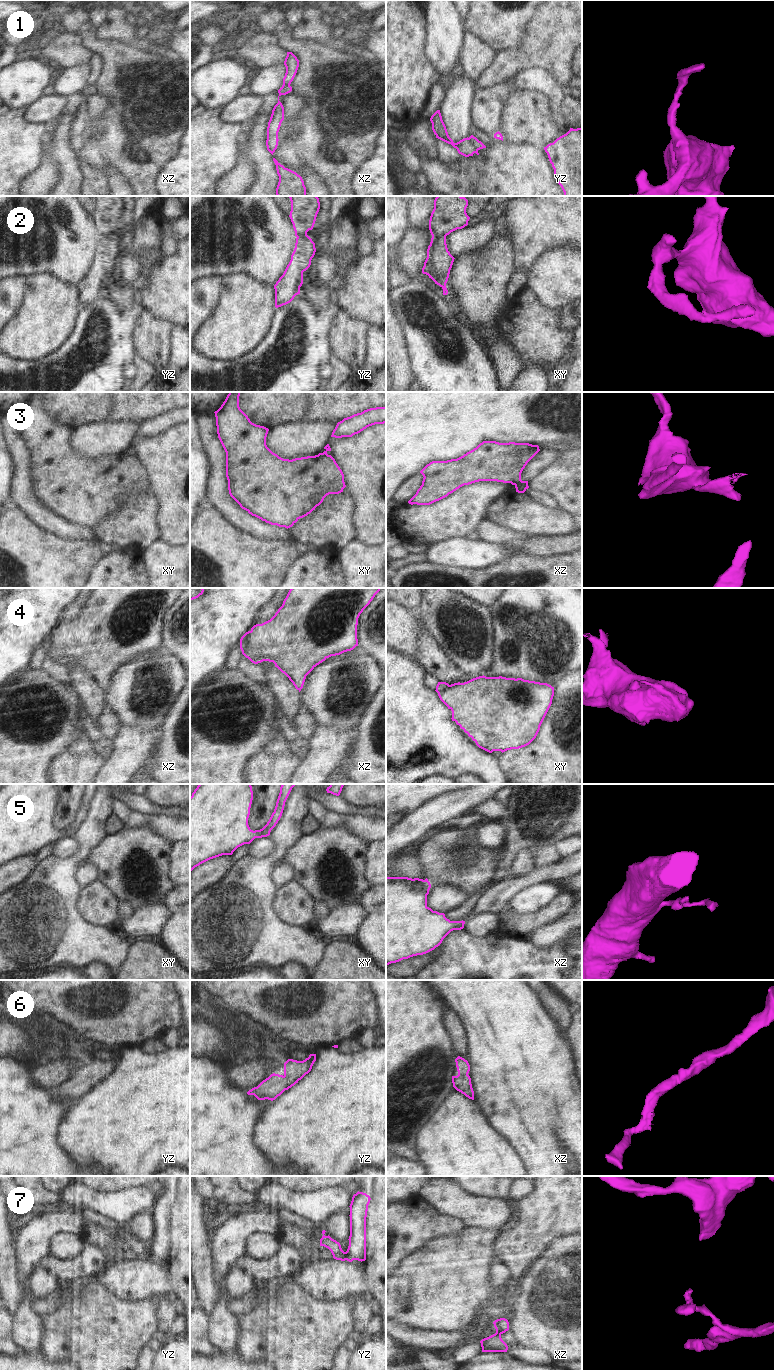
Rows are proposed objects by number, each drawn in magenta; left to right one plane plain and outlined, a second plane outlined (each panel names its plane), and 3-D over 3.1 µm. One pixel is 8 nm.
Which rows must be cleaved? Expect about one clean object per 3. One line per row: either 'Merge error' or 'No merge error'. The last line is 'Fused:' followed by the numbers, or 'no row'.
1: Merge error
2: Merge error
3: Merge error
4: Merge error
5: No merge error
6: No merge error
7: Merge error
Fused: 1, 2, 3, 4, 7

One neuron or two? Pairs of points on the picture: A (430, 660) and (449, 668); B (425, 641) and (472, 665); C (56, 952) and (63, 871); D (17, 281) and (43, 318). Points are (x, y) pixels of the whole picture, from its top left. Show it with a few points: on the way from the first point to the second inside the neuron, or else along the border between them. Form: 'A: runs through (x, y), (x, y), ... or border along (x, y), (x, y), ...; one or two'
A: runs through (435, 661), (444, 668); one
B: border along (427, 630), (438, 646), (457, 666); two
C: runs through (56, 932), (56, 891); one
D: border along (27, 278), (24, 297), (15, 313); two

